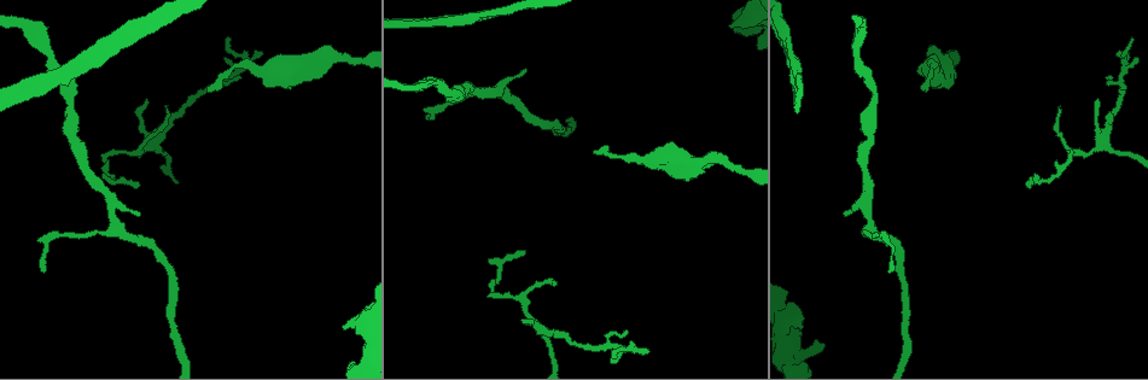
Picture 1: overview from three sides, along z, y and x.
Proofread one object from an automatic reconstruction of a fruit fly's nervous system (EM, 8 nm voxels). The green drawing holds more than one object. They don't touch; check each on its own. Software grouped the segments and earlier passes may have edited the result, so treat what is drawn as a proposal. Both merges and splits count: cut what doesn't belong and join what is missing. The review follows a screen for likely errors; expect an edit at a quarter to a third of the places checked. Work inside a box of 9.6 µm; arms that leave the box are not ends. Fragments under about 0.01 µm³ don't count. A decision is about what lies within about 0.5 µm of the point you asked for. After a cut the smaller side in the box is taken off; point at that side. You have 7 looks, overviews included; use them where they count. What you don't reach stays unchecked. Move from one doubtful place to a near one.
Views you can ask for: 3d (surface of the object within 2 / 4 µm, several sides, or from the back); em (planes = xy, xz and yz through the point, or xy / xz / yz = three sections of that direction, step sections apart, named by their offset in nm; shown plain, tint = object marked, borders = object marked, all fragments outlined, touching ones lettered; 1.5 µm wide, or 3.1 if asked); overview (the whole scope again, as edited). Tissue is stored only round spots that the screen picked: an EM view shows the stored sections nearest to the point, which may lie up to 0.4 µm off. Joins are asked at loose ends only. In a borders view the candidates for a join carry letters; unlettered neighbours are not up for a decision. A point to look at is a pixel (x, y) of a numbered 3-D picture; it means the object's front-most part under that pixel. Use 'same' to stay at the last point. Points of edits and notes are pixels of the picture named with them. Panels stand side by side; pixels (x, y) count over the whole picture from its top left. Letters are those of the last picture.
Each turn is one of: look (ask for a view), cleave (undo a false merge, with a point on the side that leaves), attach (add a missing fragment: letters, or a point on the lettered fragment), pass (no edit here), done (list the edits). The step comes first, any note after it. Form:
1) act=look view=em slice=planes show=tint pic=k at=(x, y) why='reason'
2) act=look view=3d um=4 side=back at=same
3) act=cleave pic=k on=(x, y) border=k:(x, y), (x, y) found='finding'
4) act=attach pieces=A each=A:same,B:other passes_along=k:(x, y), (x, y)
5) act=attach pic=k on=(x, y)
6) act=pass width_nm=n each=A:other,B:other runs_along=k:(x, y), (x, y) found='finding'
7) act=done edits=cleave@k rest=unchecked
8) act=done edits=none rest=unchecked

act=look view=em slice=xz step=8 show=borders pic=1 at=(44, 270) why='end of a long branch'

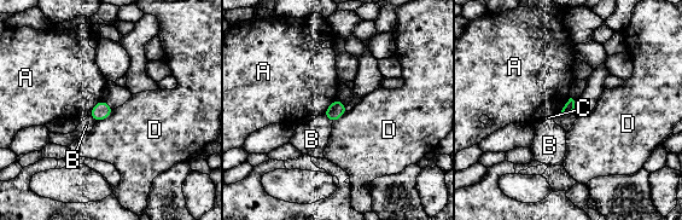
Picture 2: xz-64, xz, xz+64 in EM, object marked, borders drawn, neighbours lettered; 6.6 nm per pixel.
act=look view=em slice=planes show=borders at=same

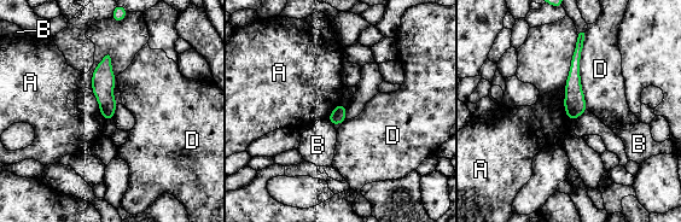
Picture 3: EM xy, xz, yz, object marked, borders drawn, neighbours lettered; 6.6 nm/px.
act=pass each=A:other,B:other,D:other runs_along=3:(580, 41), (575, 62), (571, 116) found='none of them fits'

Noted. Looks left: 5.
act=look view=em slice=planes show=borders pic=1 at=(531, 323) why='an open end'

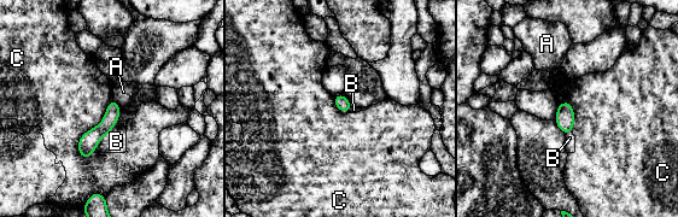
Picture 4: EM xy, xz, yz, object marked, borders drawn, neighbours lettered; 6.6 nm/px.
act=pass width_nm=100 each=A:other,B:other,C:other border=4:(112, 98), (79, 140), (86, 160) found='none of them fits'

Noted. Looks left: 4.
act=look view=em slice=planes show=tint pic=1 at=(232, 69) why='a narrow waist'

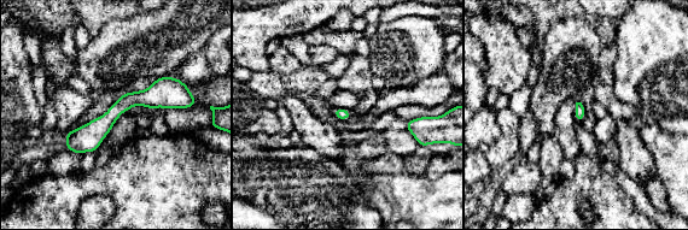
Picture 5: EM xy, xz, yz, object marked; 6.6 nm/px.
act=look view=em slice=planes show=borders at=same why='what lies round it'

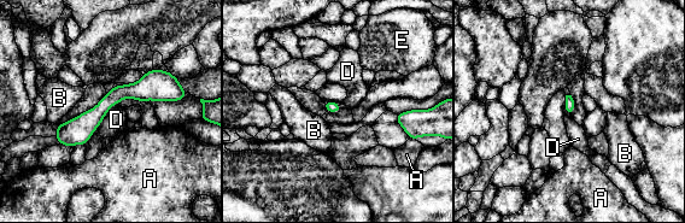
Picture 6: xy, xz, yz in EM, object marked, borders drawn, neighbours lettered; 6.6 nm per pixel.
act=pass width_nm=80 each=A:other,B:other,D:other,E:other border=6:(117, 104), (110, 107), (98, 127) found='continuous, no second cell'

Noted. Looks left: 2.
act=done edits=none rest=unchecked

